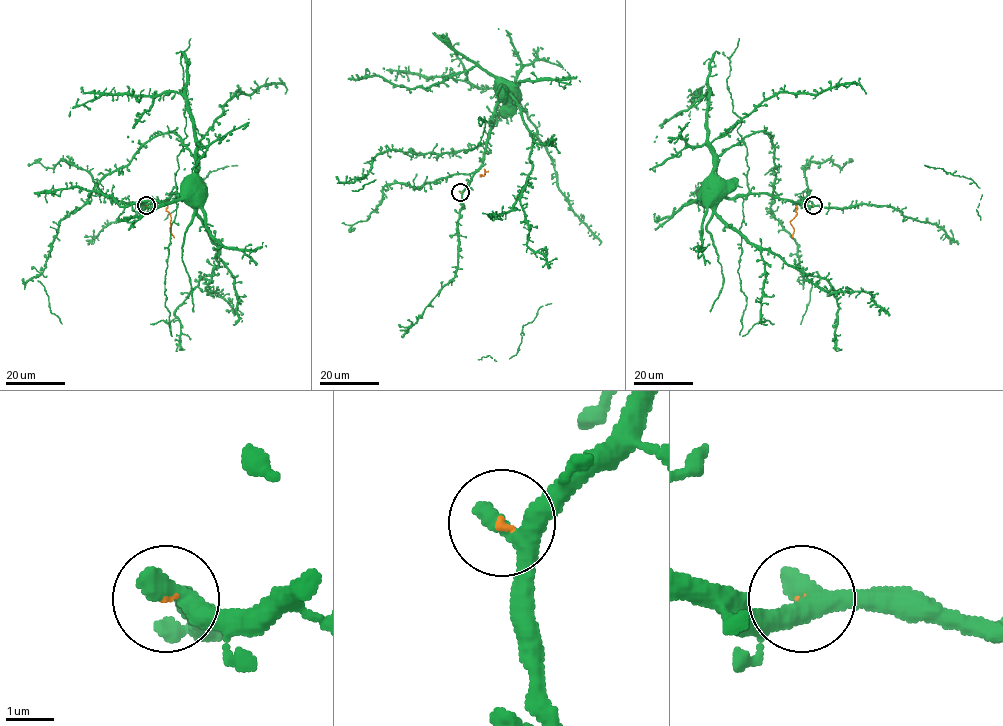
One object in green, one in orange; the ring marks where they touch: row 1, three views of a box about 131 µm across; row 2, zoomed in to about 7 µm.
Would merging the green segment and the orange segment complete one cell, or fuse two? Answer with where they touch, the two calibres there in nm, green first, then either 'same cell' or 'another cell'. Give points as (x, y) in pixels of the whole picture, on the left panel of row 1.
at (146, 205); 420 nm thick on the green side, 70 nm on the other; same cell

